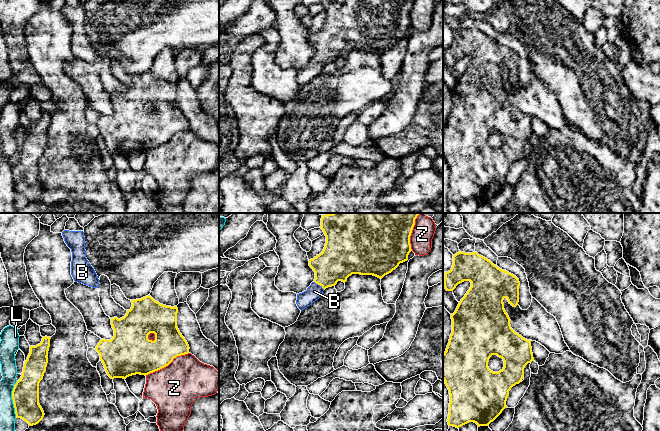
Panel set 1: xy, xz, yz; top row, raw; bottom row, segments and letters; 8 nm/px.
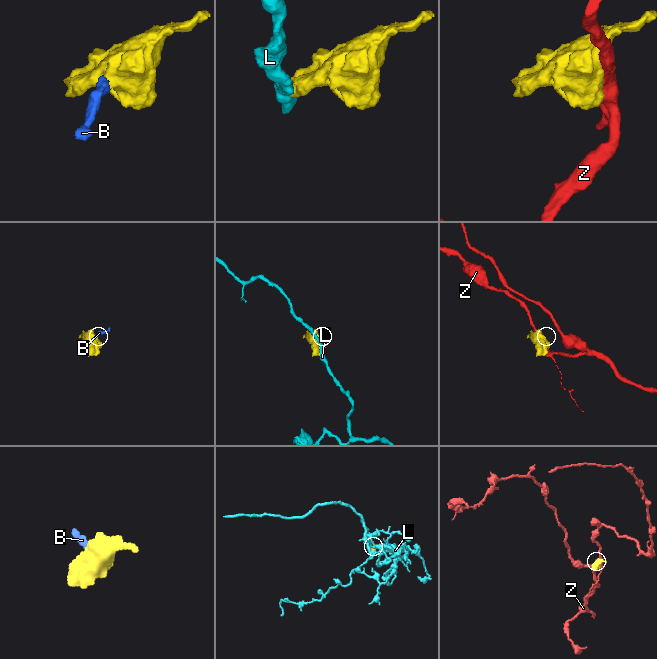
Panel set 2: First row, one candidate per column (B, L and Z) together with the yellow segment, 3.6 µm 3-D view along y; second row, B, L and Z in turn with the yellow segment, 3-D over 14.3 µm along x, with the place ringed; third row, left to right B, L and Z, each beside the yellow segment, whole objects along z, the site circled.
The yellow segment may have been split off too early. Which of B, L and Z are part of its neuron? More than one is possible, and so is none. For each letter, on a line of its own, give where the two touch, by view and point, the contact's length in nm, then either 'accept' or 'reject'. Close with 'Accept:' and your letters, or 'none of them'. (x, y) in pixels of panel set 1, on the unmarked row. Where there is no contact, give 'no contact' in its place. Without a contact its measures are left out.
B: contact xz (319, 60); length 110 nm; accept
L: contact xy (12, 174); length 280 nm; reject
Z: contact xy (166, 141); length 400 nm; reject
Accept: B

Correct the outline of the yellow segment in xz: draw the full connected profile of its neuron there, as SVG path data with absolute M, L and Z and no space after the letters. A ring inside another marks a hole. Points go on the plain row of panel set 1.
M321 0L320 4L326 12L323 27L309 36L309 42L315 48L315 55L306 67L297 70L296 80L302 87L323 72L323 67L335 62L338 57L346 58L352 50L373 51L382 55L395 46L400 39L408 36L412 27L410 12L415 0Z

